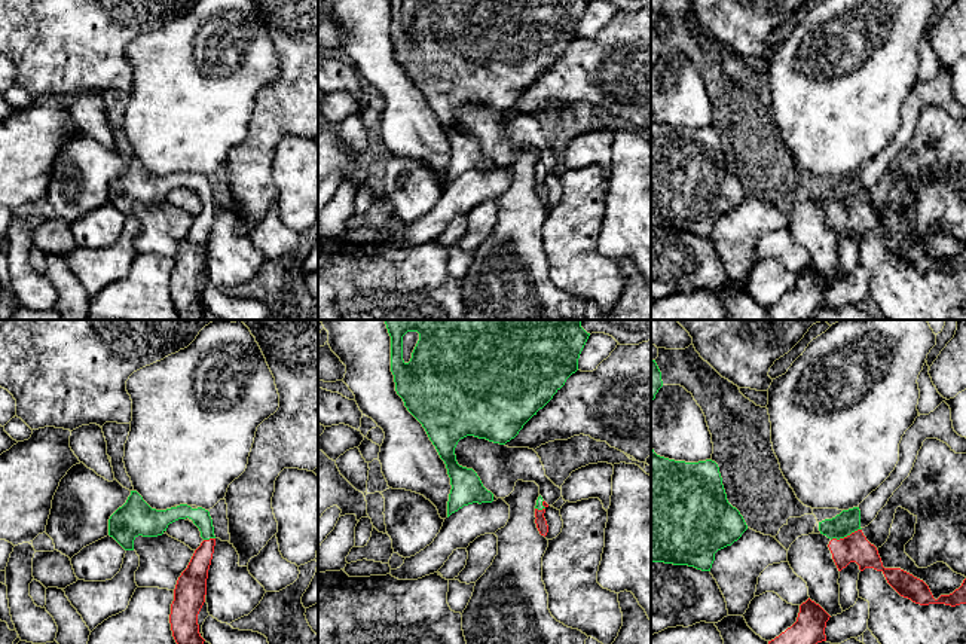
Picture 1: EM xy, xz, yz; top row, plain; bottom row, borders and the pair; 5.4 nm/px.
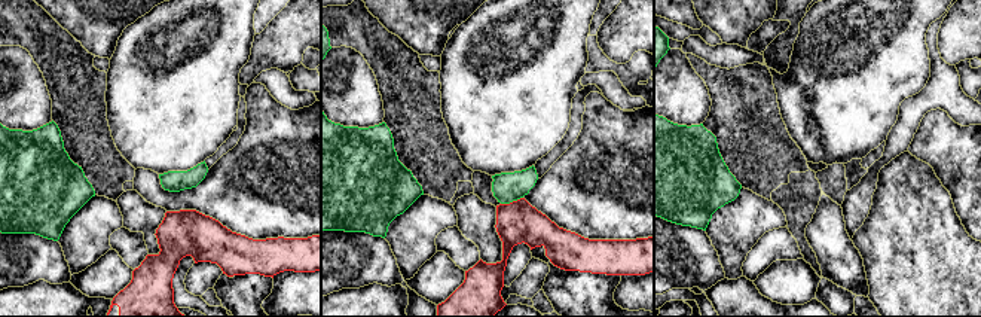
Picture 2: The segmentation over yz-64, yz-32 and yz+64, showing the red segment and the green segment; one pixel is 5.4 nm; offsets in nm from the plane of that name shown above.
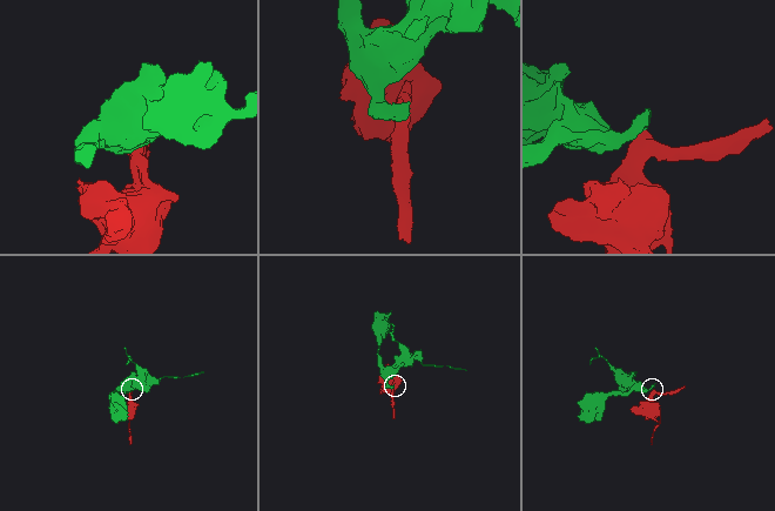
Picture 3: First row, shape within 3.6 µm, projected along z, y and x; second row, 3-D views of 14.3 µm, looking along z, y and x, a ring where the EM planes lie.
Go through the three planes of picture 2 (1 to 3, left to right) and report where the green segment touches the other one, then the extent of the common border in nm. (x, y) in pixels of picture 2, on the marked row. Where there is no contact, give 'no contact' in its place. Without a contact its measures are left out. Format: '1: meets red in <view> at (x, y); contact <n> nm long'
1: no contact
2: meets red in yz-32 at (513, 201); contact 130 nm long
3: no contact

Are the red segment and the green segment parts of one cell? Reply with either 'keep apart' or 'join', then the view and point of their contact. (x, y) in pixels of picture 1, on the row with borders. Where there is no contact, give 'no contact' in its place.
join; contact yz (847, 536)

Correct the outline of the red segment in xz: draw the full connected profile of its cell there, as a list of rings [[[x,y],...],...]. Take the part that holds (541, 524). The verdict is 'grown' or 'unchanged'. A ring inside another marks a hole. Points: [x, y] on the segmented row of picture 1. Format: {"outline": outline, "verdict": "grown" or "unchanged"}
{"outline": [[[539,495],[538,500],[537,500],[537,506],[535,506],[535,524],[537,524],[537,528],[539,531],[541,535],[547,535],[548,532],[548,525],[547,525],[547,521],[544,518],[544,513],[545,513],[545,509],[548,507],[548,504],[542,500],[542,497]]], "verdict": "grown"}

